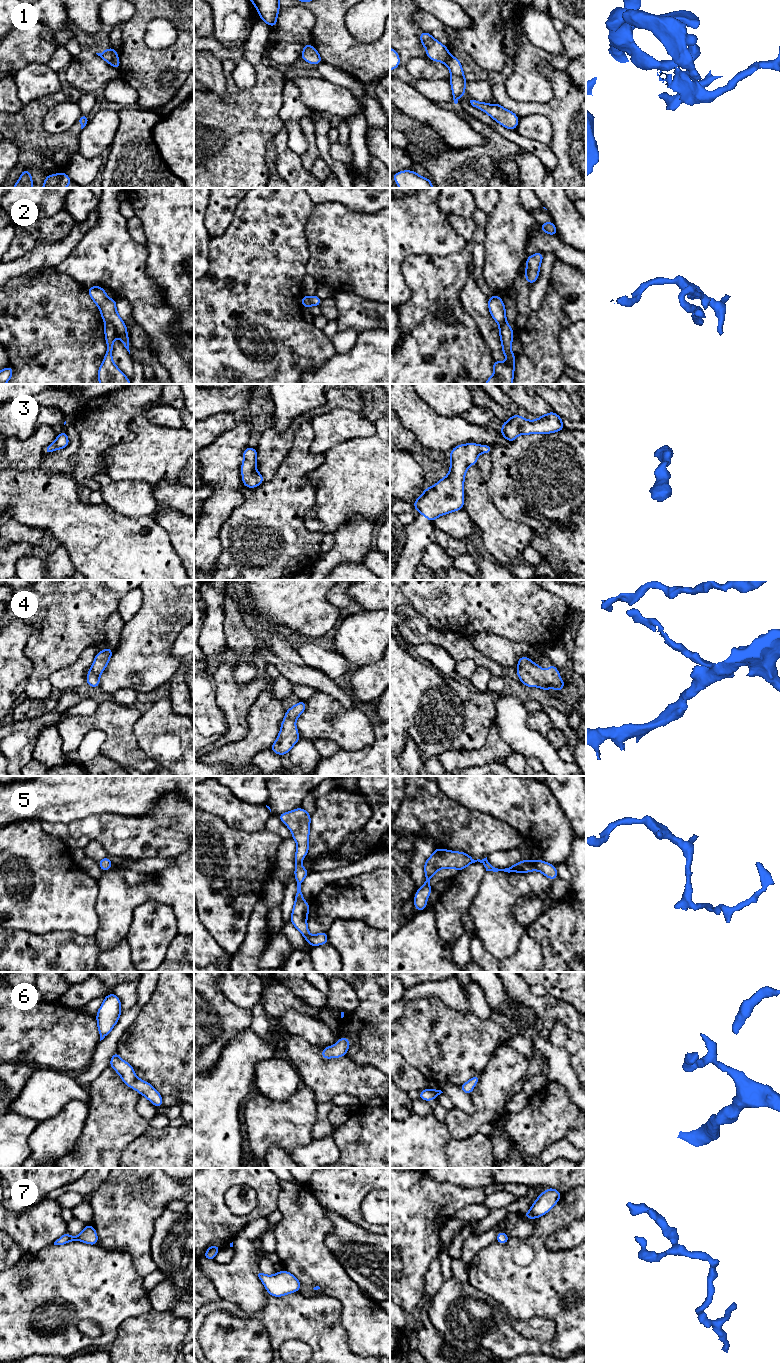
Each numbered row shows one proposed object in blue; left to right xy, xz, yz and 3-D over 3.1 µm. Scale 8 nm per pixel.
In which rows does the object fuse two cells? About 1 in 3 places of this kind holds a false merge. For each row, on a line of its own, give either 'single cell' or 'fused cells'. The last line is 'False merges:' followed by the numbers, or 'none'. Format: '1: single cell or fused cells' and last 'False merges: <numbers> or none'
1: fused cells
2: fused cells
3: single cell
4: single cell
5: single cell
6: single cell
7: single cell
False merges: 1, 2

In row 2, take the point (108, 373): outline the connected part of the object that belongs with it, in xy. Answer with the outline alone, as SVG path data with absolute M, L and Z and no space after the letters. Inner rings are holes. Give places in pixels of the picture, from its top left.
M111 322L105 324L104 335L108 349L97 374L100 384L131 384L112 360L113 343L117 334L116 327Z

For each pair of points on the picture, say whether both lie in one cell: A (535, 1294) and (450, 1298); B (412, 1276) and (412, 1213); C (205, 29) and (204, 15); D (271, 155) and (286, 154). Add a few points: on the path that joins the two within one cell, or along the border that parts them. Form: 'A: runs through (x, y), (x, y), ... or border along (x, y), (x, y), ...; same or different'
A: border along (469, 1283), (489, 1295), (500, 1305); different
B: runs through (412, 1260), (412, 1229); same
C: runs through (204, 26), (204, 18); same
D: border along (273, 136), (276, 172), (281, 177); different

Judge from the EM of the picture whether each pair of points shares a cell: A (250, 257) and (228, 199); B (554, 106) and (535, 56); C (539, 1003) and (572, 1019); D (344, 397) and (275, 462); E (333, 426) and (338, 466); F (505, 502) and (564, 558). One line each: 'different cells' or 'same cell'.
A: different cells
B: different cells
C: same cell
D: same cell
E: different cells
F: different cells

